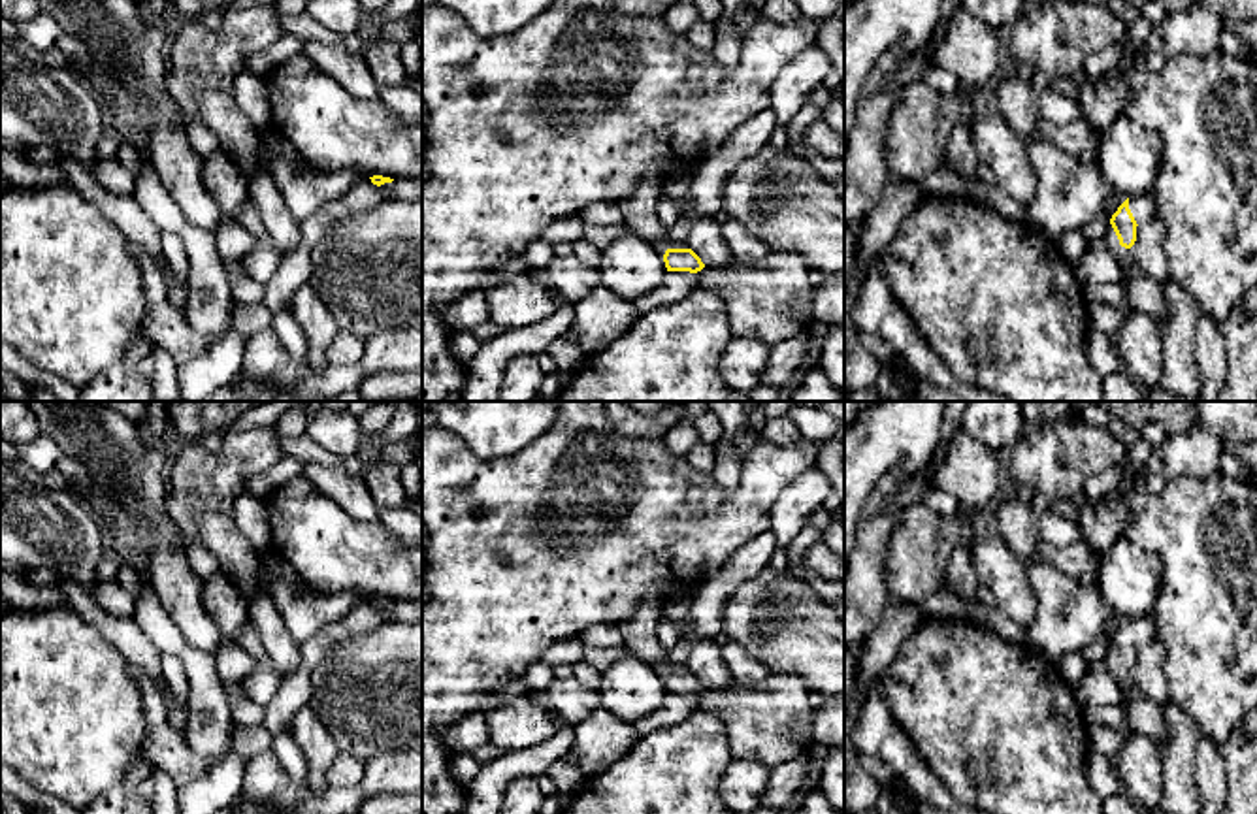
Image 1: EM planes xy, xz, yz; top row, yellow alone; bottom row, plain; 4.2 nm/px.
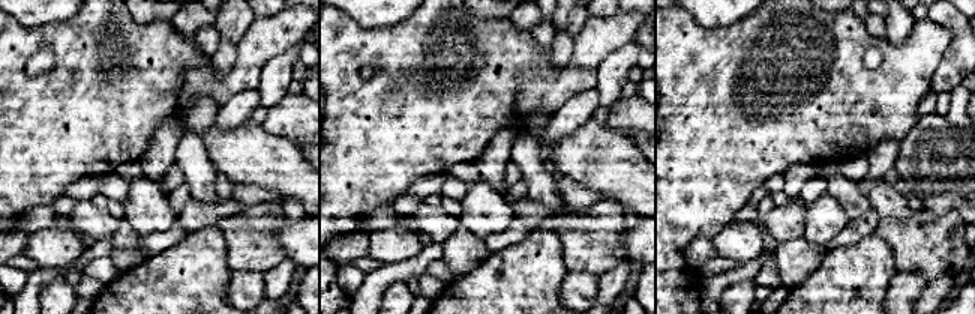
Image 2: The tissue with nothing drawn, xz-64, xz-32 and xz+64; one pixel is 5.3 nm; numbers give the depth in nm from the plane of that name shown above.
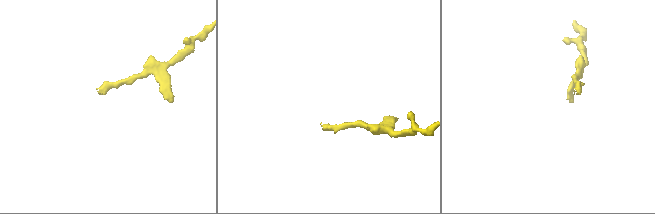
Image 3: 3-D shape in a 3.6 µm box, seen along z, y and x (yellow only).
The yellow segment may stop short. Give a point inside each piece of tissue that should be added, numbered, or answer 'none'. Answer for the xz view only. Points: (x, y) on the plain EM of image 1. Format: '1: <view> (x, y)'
1: xz (639, 632)

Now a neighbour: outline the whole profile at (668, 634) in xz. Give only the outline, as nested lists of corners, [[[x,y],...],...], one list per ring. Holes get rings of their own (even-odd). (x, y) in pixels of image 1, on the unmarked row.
[[[661,618],[656,626],[656,639],[665,650],[671,650],[682,641],[680,626],[667,618]]]

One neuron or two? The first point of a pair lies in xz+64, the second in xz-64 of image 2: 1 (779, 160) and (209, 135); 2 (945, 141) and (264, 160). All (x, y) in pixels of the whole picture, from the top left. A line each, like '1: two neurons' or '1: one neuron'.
1: two neurons
2: one neuron

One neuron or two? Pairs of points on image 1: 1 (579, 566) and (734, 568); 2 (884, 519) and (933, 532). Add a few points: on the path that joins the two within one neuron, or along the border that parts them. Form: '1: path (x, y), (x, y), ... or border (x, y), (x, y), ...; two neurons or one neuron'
1: border (754, 537), (743, 543), (692, 594); two neurons
2: border (920, 502), (913, 504), (899, 517), (884, 564); two neurons

